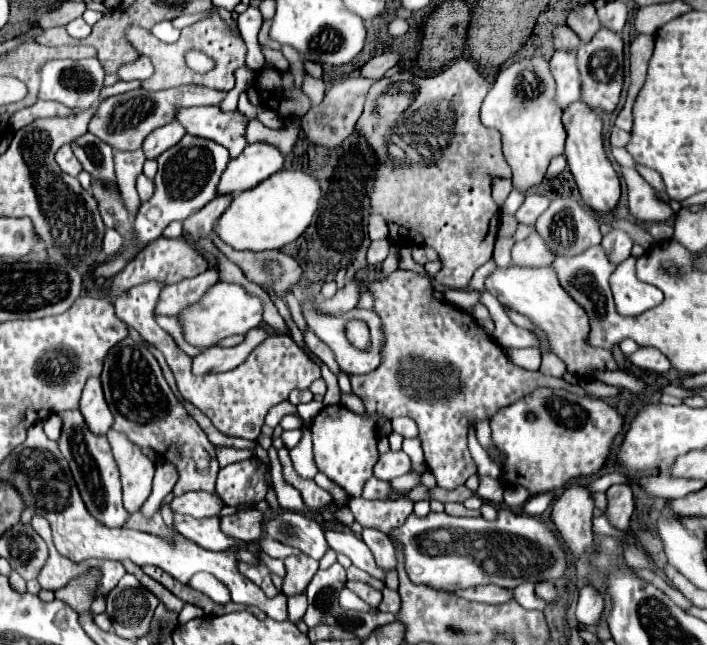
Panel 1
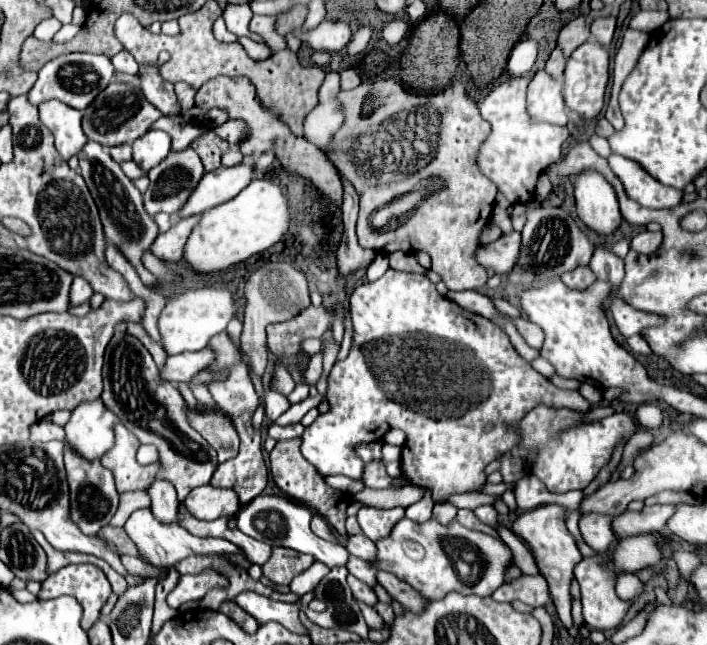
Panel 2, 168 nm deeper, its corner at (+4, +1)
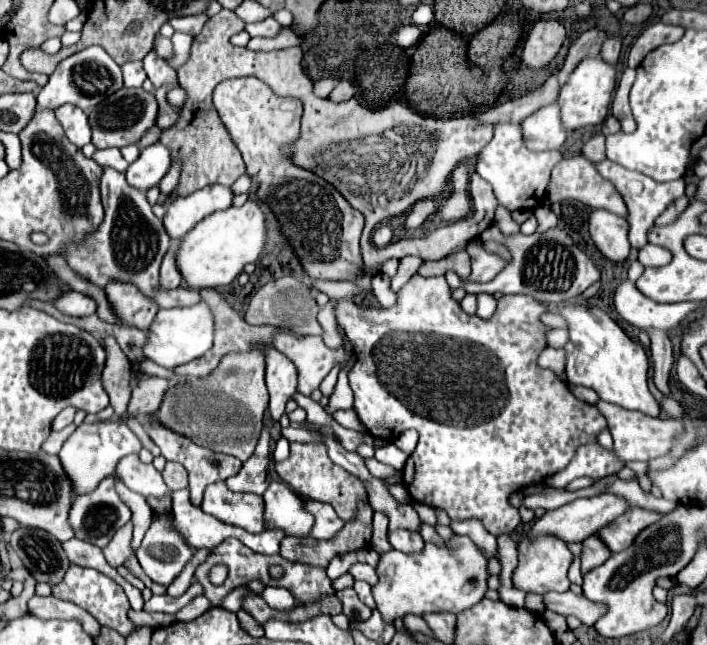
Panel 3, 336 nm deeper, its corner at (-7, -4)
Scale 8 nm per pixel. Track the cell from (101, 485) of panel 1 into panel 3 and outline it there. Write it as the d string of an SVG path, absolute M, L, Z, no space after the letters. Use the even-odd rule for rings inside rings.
M107 476L103 478L103 482L99 482L99 486L87 494L79 494L69 510L69 522L75 530L75 538L95 544L95 546L105 546L113 534L125 526L131 518L131 510L125 506L125 502L119 498L119 494L115 492L115 478Z

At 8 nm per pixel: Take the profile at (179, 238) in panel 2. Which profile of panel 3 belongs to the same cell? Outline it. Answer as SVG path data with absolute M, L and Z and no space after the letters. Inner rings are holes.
M175 240L171 244L171 248L167 250L165 258L163 258L163 264L161 264L161 286L163 288L177 288L181 286L181 280L183 276L179 274L179 268L177 268L177 262L175 262L175 254L181 246L181 240Z

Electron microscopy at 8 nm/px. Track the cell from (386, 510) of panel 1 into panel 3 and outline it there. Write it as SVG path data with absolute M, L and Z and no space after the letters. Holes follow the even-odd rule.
M393 530L387 534L389 538L389 544L395 548L395 550L401 550L401 552L421 552L423 550L423 538L417 534L417 532L411 532L411 530Z

